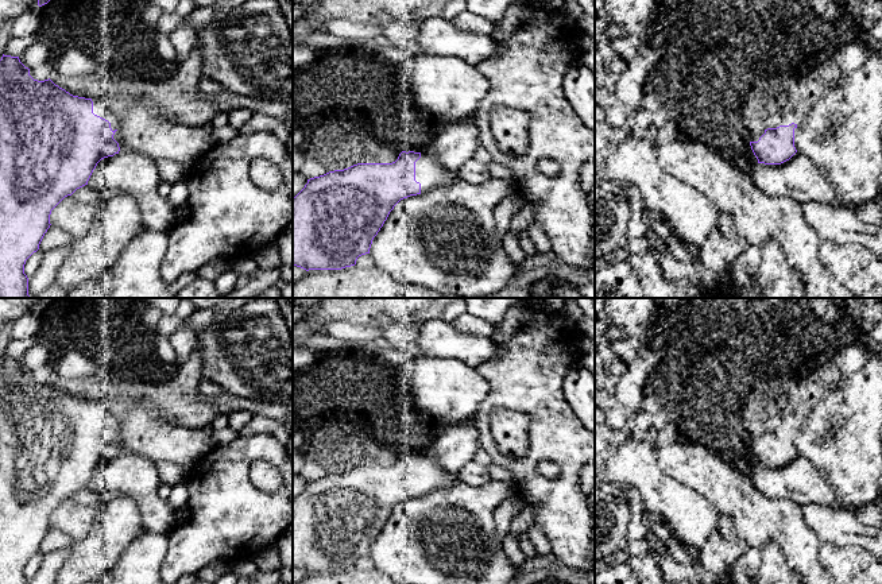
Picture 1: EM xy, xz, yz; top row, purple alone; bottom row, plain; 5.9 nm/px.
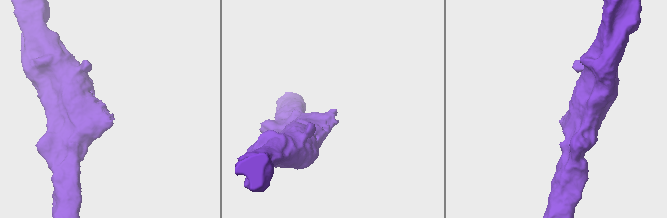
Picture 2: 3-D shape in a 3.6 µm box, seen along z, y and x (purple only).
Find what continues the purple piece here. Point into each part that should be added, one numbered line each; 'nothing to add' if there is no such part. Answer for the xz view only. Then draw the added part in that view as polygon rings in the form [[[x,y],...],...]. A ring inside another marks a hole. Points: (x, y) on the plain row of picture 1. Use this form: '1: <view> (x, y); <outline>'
1: xz (429, 474); [[[422,453],[421,460],[415,464],[415,483],[421,486],[421,495],[426,495],[459,483],[459,476],[449,475],[432,453]]]

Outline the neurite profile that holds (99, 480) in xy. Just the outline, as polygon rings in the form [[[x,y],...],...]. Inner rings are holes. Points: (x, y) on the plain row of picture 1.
[[[123,452],[97,465],[88,488],[96,492],[101,502],[119,495],[132,498],[142,513],[144,530],[167,535],[178,519],[169,504],[159,498],[159,484],[156,463],[140,455]]]

